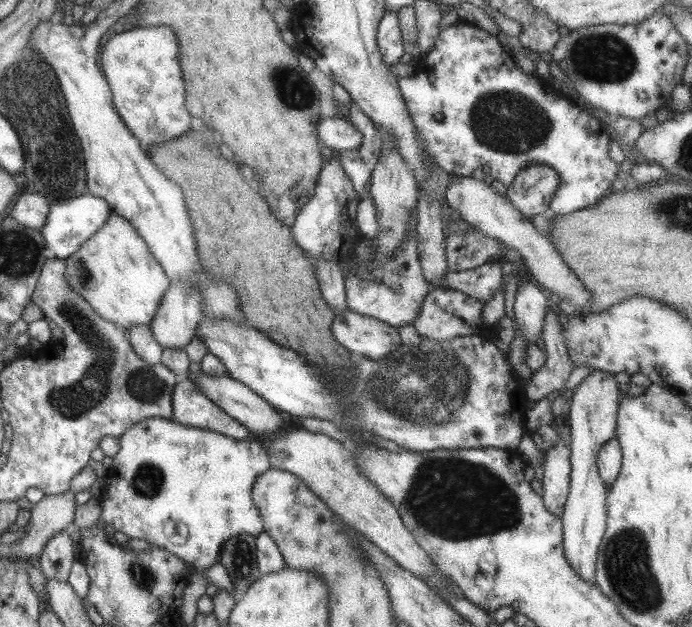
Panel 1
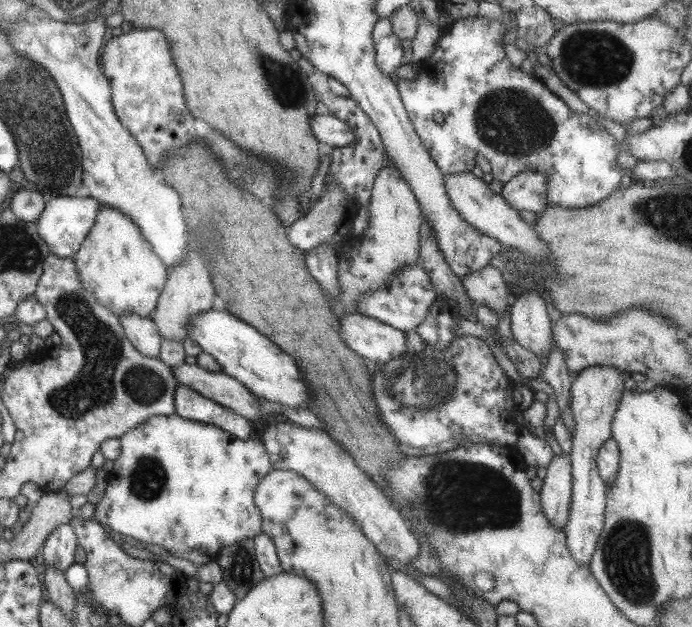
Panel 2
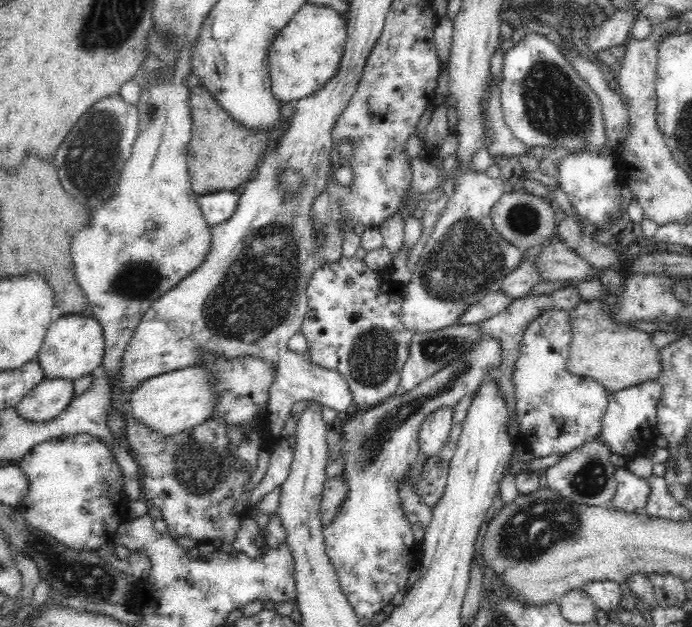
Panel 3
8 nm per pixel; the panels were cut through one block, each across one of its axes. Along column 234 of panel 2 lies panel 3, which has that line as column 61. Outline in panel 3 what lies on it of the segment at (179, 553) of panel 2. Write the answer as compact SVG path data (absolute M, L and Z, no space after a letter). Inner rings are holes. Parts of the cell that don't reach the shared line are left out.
M74 434L44 440L33 446L18 462L29 481L27 496L16 507L30 526L46 532L60 544L74 550L95 551L114 541L121 524L130 521L127 516L129 500L124 492L123 472L112 451L95 436Z

